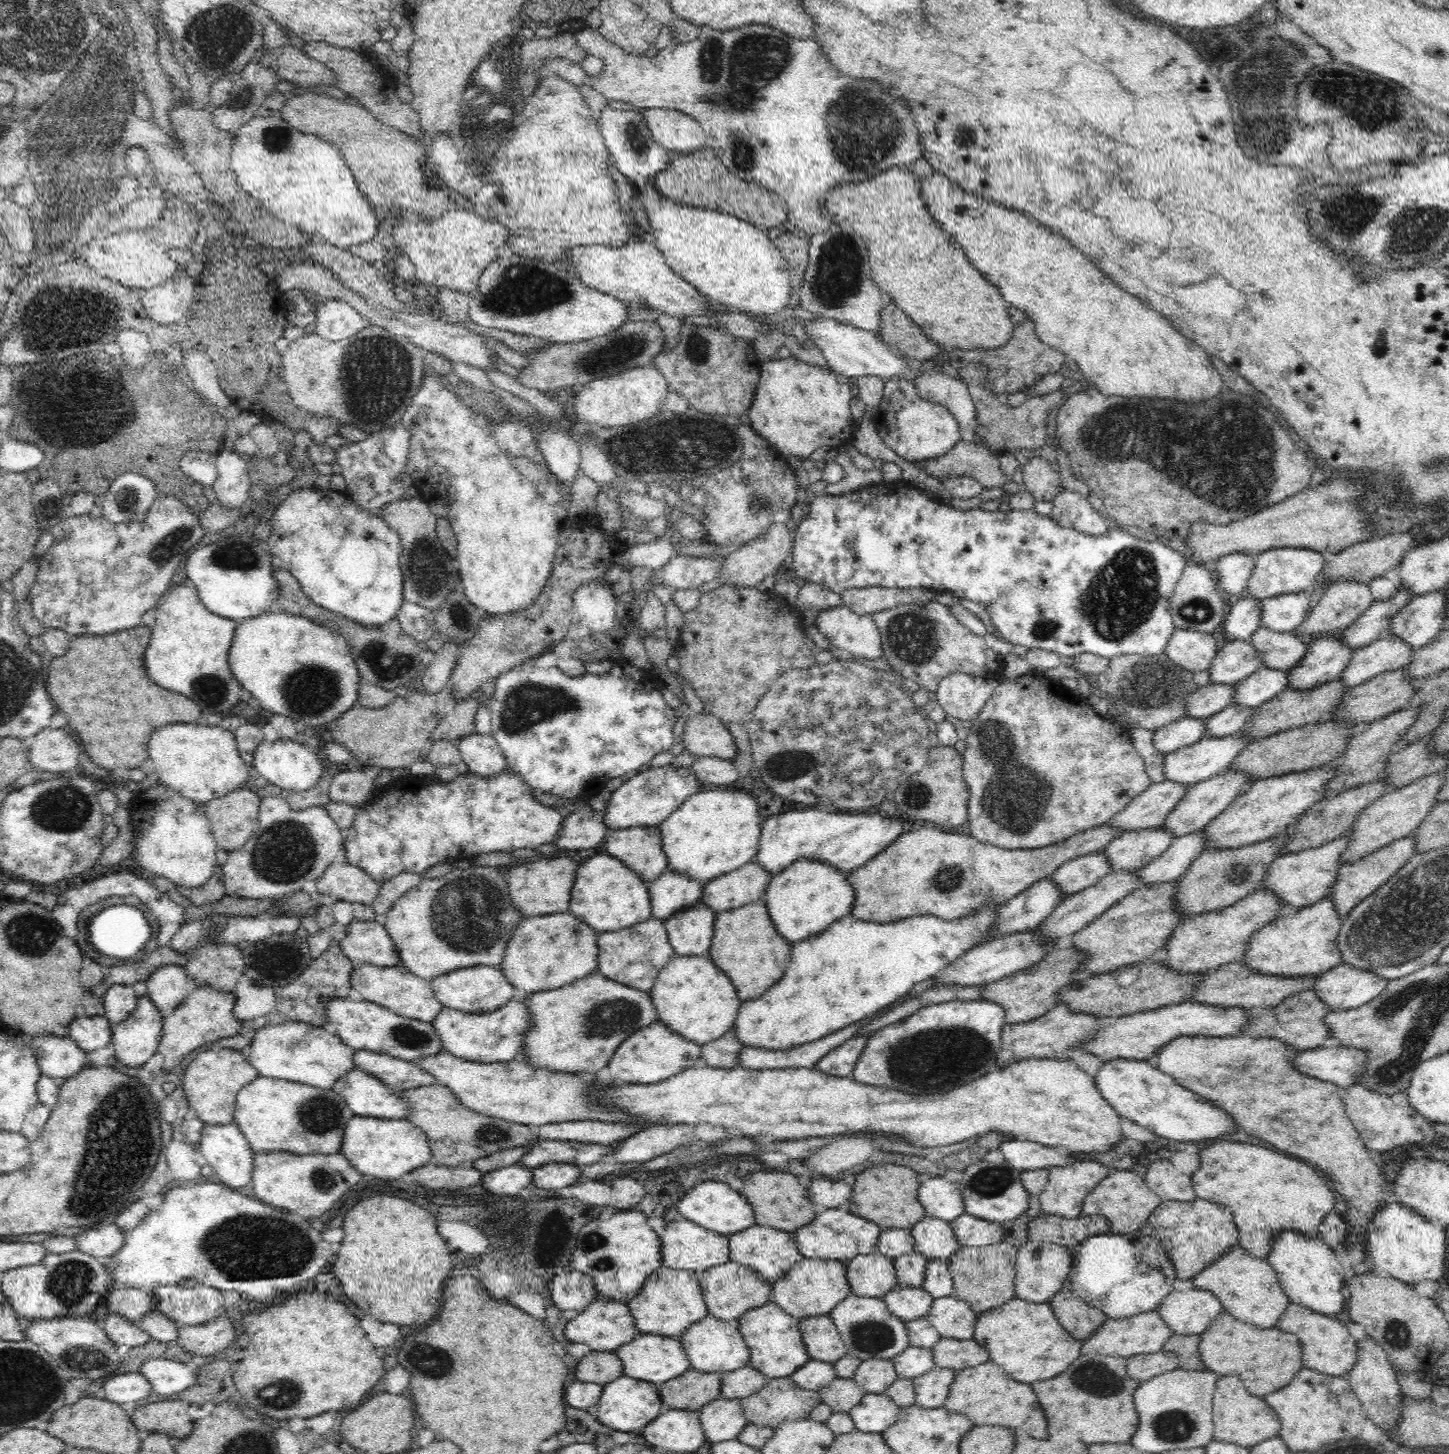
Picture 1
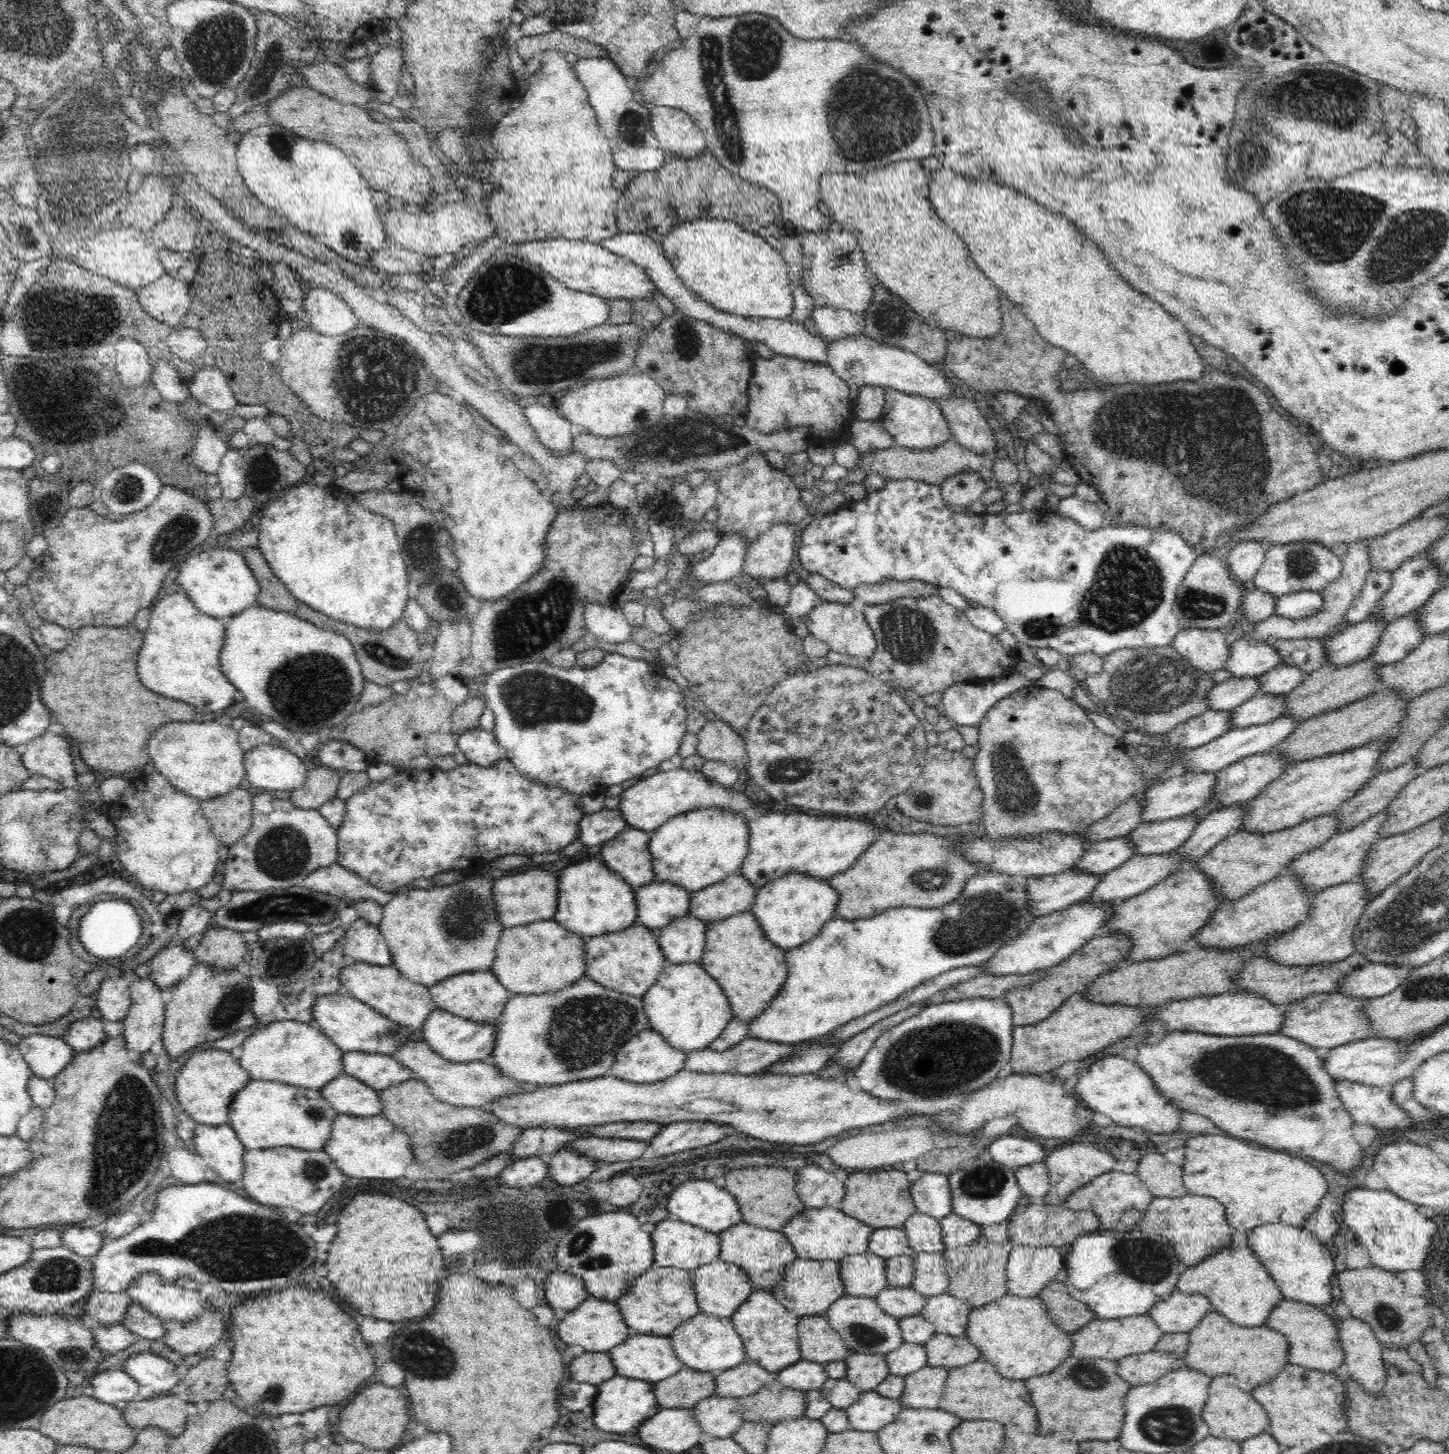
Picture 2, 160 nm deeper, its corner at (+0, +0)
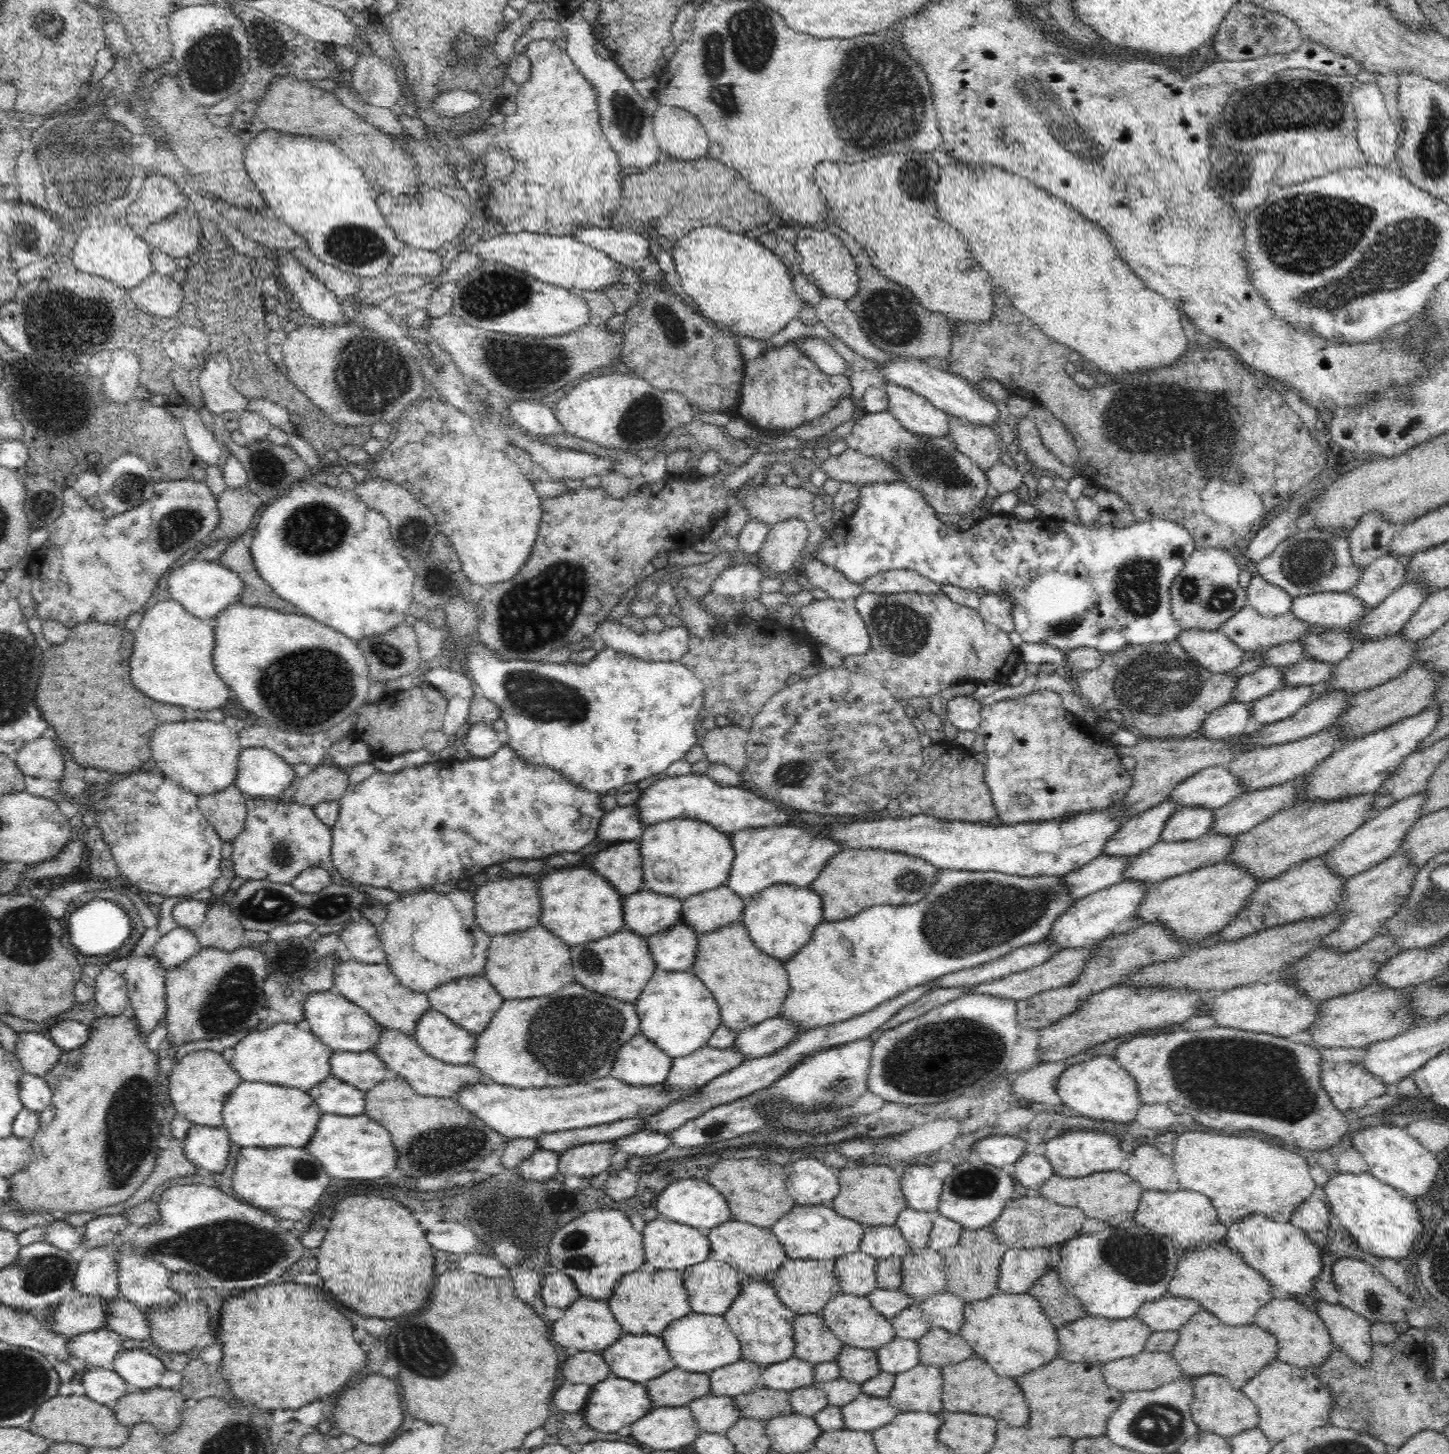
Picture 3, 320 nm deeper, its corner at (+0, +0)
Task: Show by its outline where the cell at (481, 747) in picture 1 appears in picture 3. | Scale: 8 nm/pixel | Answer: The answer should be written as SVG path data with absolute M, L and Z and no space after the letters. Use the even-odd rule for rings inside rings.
M478 723L469 728L462 746L470 756L483 759L492 756L503 744L493 725Z

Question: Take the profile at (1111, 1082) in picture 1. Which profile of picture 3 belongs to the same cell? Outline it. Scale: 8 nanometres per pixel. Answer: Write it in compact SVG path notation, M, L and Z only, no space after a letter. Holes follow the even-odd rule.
M1106 1055L1068 1067L1058 1077L1056 1090L1063 1104L1082 1116L1118 1124L1137 1124L1136 1113L1143 1104L1135 1078L1112 1056Z

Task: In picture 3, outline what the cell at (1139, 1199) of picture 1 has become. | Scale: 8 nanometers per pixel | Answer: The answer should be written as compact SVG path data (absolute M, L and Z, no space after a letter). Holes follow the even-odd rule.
M1118 1171L1096 1172L1084 1178L1060 1178L1054 1176L1041 1187L1039 1193L1042 1197L1056 1201L1065 1207L1078 1207L1090 1218L1106 1220L1111 1225L1124 1220L1134 1218L1138 1210L1141 1194L1144 1192L1142 1186L1129 1176Z

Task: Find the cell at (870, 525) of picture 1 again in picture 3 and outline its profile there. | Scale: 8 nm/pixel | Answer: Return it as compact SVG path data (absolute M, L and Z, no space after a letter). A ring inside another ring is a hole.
M899 481L861 485L855 502L855 510L836 523L830 534L825 532L826 536L822 543L817 546L812 554L812 558L816 558L826 563L826 565L836 567L844 577L853 583L863 583L876 573L908 569L920 573L924 578L938 583L940 586L953 584L972 591L984 589L986 593L996 593L996 595L1002 593L1012 601L1012 610L1010 611L1012 611L1015 631L1020 633L1020 637L1026 643L1048 644L1065 653L1076 648L1094 648L1096 651L1106 654L1134 645L1172 642L1172 640L1177 640L1179 634L1183 631L1171 609L1170 587L1182 570L1186 560L1197 548L1192 535L1181 523L1166 519L1152 519L1143 523L1136 522L1128 525L1128 528L1114 528L1113 526L1096 528L1082 523L1068 522L1067 520L1045 519L1042 515L1027 521L1019 520L1011 514L990 514L988 517L973 523L969 529L961 531L957 525L942 523L936 517L937 512L927 503L919 490L910 488L907 484L902 484Z

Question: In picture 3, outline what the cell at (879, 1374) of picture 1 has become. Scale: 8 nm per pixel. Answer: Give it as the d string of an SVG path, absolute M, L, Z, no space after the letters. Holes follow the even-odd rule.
M844 1345L837 1358L842 1378L860 1383L869 1381L882 1371L874 1349L861 1349Z

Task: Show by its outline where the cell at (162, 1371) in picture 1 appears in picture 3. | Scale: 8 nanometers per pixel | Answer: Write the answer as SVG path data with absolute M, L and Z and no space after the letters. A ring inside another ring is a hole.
M122 1349L112 1361L112 1368L126 1382L128 1394L143 1389L158 1387L166 1367L150 1352L136 1349Z

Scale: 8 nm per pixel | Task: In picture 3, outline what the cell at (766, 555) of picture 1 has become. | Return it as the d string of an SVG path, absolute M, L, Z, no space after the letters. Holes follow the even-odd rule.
M788 519L775 524L768 531L759 550L760 566L774 572L790 572L800 563L812 522Z

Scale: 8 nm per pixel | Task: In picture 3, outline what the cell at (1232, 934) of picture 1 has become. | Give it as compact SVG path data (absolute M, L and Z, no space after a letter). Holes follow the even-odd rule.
M1324 857L1309 858L1295 864L1276 878L1260 883L1252 898L1248 900L1248 906L1244 906L1232 922L1218 932L1218 935L1222 941L1237 941L1278 925L1336 912L1344 894L1344 884L1346 879L1330 871Z

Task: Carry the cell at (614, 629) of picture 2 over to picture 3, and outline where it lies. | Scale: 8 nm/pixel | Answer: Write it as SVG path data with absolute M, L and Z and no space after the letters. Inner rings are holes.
M621 621L600 622L597 630L608 649L626 652L644 661L680 661L688 652L691 636L682 626L664 628L662 632L636 633Z

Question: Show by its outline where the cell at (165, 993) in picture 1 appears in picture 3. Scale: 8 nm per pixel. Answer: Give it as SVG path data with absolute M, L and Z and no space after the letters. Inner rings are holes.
M175 927L155 944L154 955L168 970L190 960L201 949L197 936L186 927Z

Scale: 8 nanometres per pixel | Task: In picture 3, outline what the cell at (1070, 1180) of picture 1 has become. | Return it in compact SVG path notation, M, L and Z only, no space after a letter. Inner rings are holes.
M1070 1130L1070 1132L1064 1132L1062 1136L1056 1136L1044 1146L1045 1155L1052 1163L1055 1175L1060 1178L1084 1178L1096 1172L1118 1171L1120 1164L1128 1156L1122 1150L1118 1138L1106 1132L1094 1132L1094 1130Z

